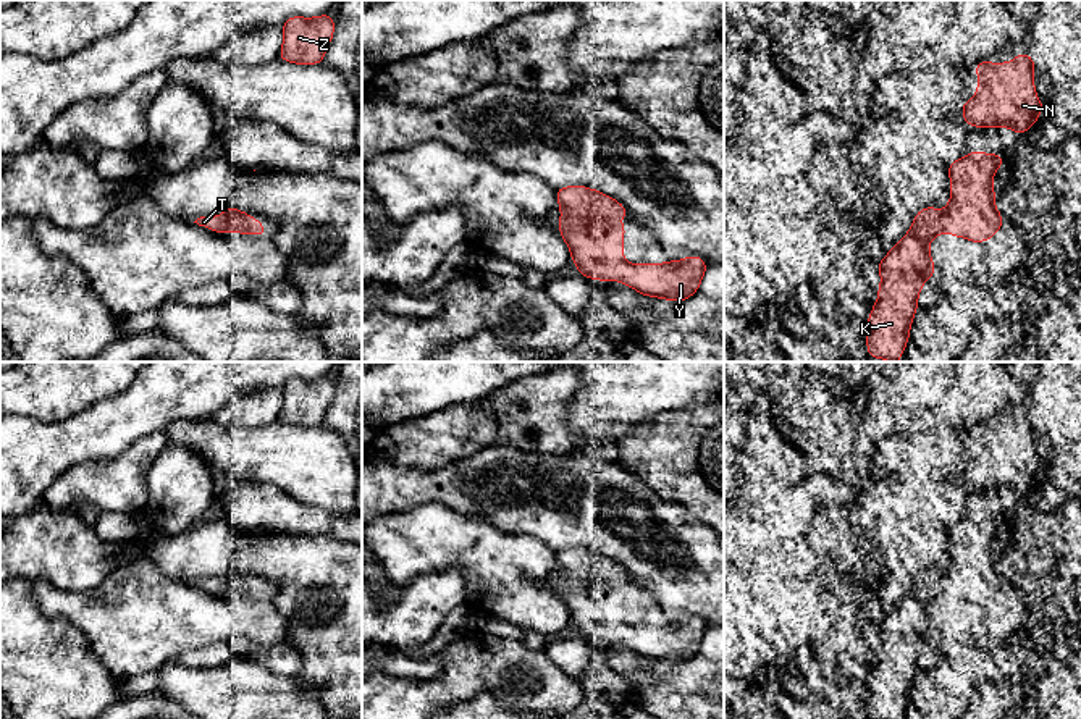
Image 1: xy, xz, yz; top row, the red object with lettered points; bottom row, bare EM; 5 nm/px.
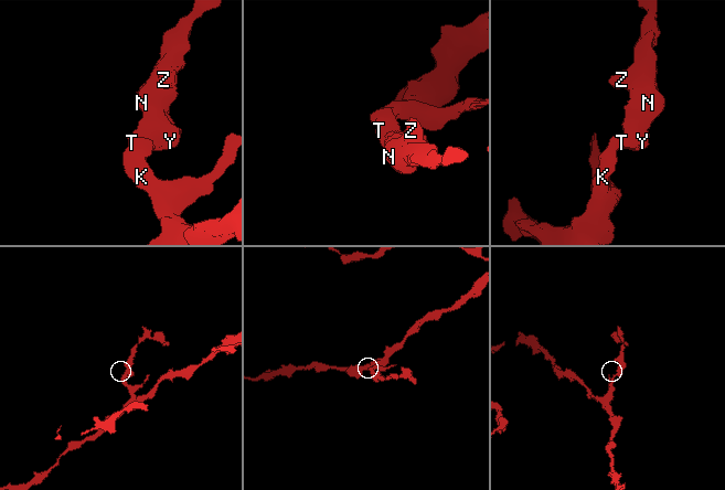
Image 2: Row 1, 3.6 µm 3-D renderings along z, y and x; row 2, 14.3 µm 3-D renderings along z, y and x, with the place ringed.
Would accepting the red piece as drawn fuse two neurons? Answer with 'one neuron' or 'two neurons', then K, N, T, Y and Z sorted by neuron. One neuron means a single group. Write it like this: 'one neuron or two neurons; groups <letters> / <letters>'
one neuron; groups K N T Y Z

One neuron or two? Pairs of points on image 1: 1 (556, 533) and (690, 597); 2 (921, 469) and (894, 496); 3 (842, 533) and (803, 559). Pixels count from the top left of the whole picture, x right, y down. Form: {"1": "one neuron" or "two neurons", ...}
{"1": "one neuron", "2": "two neurons", "3": "two neurons"}

